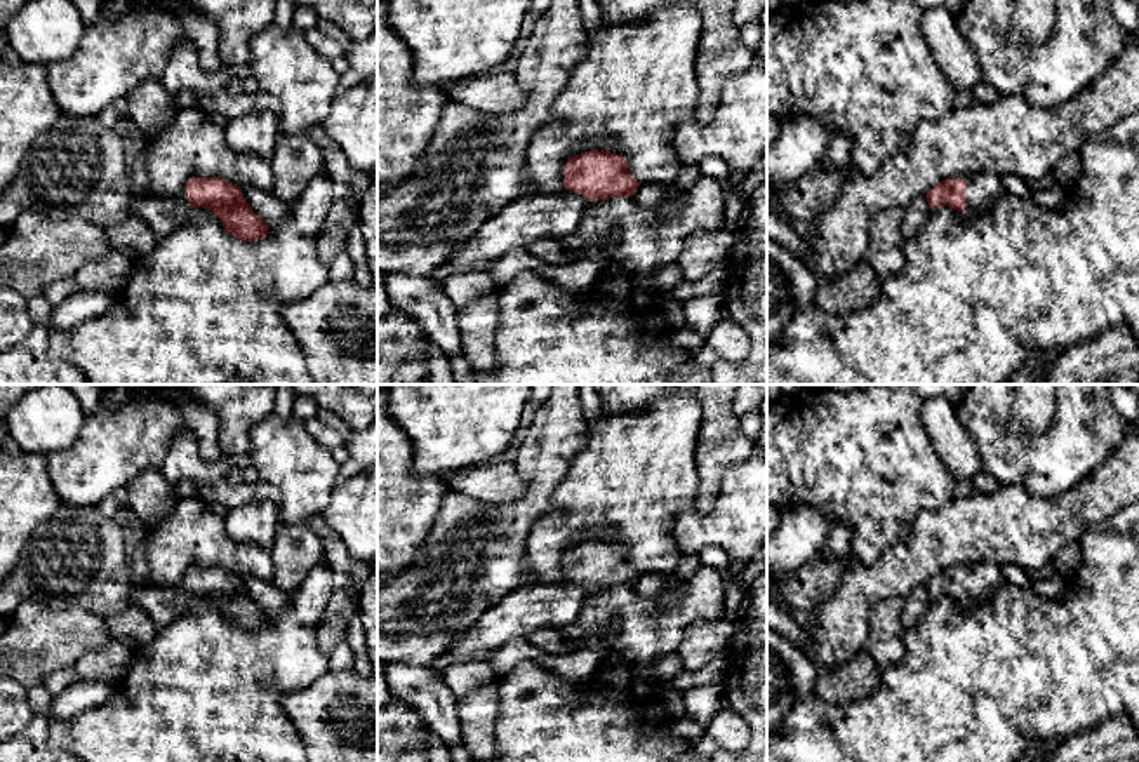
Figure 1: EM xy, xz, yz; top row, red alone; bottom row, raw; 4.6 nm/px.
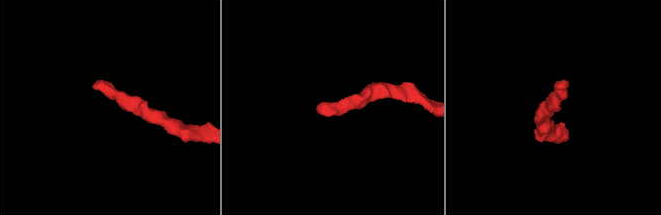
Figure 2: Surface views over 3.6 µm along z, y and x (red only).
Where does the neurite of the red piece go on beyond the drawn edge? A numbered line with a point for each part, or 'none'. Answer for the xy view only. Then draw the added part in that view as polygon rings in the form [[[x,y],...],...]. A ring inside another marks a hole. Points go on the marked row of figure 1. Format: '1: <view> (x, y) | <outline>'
1: xy (162, 214) | [[[186,190],[174,197],[153,197],[148,191],[136,191],[130,209],[144,219],[157,237],[165,237],[181,226],[191,211]]]

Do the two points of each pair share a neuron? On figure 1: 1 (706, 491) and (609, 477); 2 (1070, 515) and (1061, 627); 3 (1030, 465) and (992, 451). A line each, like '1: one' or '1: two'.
1: two
2: two
3: one

